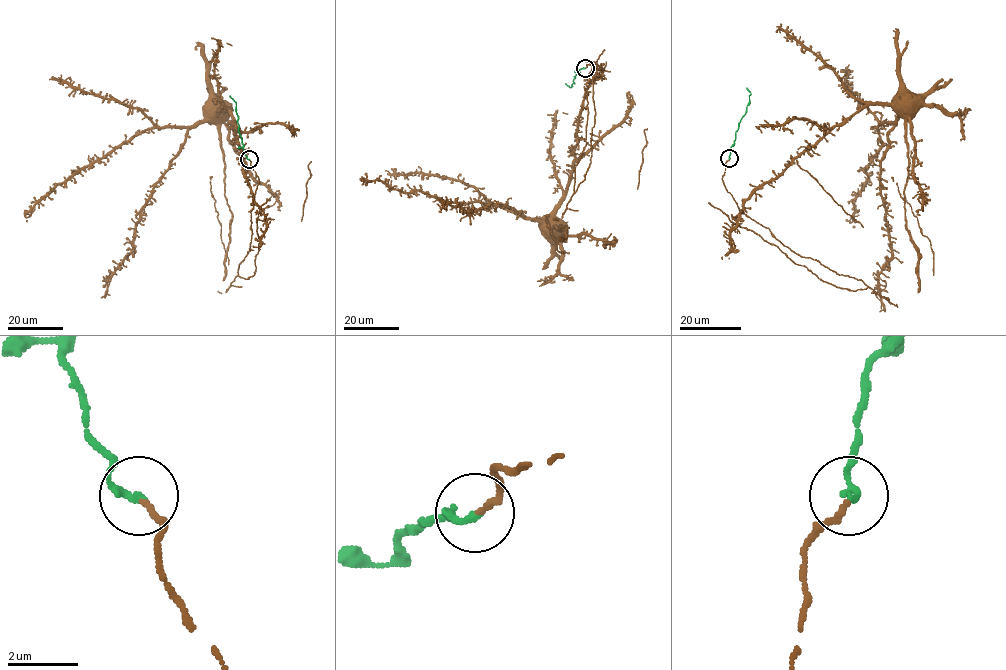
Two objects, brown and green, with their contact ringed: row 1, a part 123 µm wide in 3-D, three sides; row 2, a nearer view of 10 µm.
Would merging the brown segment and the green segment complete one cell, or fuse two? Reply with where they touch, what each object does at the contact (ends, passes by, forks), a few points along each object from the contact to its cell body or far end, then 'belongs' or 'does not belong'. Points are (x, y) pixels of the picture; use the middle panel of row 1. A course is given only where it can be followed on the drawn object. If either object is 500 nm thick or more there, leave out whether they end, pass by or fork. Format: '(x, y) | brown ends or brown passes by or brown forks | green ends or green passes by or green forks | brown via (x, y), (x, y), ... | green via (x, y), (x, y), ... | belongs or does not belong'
(585, 68) | brown ends | green ends | brown via (585, 68), (595, 62), (574, 192), (590, 162), (593, 77), (600, 75), (584, 98), (572, 178), (551, 218) | green via (585, 68), (577, 73), (570, 87), (565, 83) | belongs

